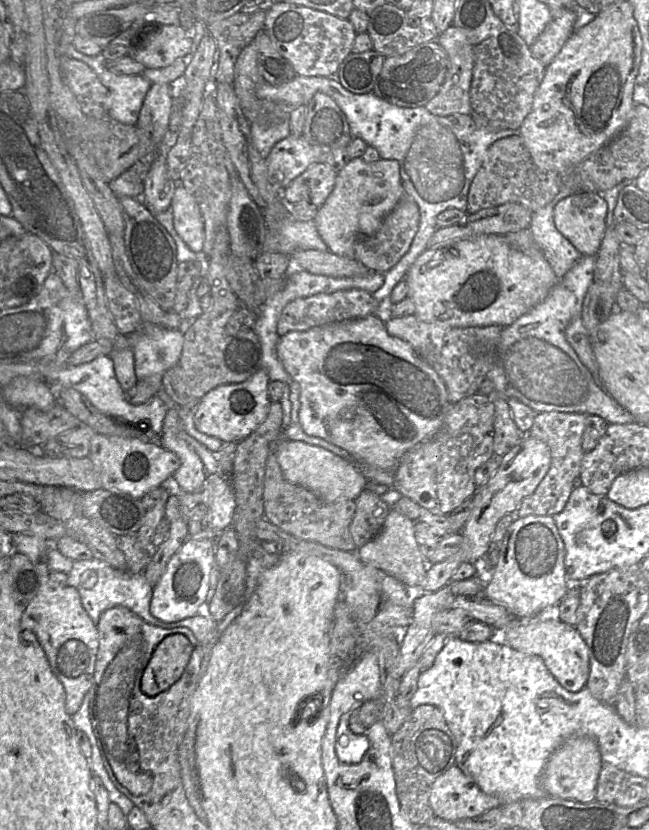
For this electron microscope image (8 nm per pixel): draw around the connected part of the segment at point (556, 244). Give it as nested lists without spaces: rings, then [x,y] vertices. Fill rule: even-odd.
[[[562,184],[558,194],[547,205],[532,212],[528,226],[533,239],[560,280],[580,258],[581,254],[555,227],[553,209],[564,197],[587,190],[577,190]]]

